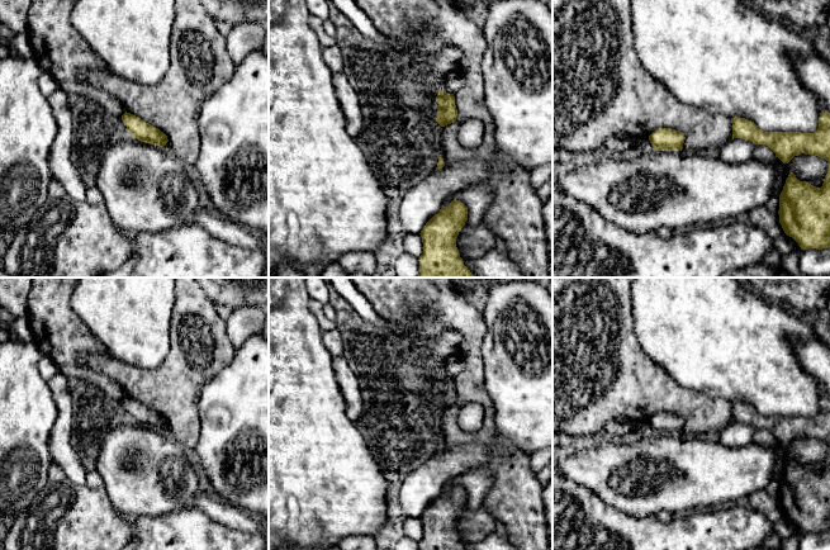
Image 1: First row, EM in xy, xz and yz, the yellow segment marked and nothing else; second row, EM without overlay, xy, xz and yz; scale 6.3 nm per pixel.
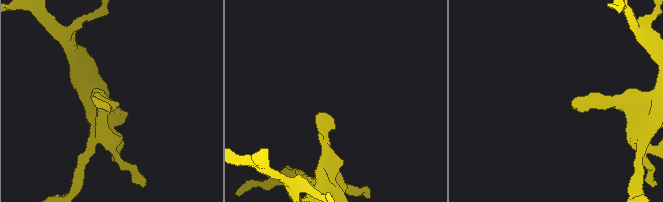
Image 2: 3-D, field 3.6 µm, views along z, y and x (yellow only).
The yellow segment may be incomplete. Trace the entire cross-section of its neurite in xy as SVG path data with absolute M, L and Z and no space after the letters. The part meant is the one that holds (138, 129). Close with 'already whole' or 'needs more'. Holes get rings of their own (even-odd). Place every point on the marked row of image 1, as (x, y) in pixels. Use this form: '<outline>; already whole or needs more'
M124 113L122 120L131 136L141 142L163 147L169 139L158 128L143 122L141 118Z; already whole

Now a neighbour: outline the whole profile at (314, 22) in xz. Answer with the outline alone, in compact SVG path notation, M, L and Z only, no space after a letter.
M309 15L309 25L317 34L321 44L323 48L329 47L331 44L336 43L335 37L328 35L323 28L323 20L316 15Z

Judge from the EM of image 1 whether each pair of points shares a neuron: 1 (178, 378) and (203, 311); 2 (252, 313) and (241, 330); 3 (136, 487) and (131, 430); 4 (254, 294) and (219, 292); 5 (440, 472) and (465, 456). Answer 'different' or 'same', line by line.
1: same
2: same
3: same
4: same
5: same

